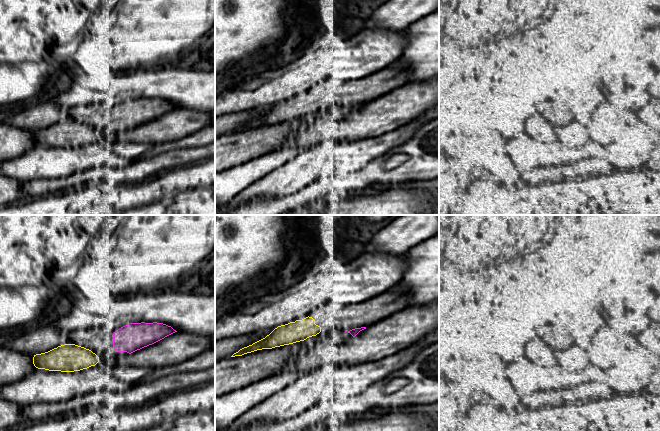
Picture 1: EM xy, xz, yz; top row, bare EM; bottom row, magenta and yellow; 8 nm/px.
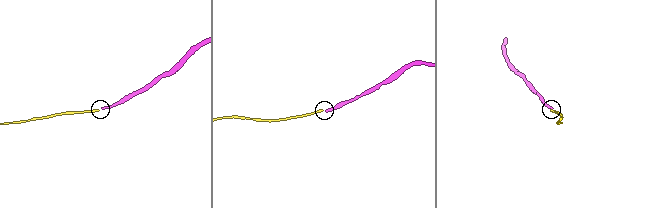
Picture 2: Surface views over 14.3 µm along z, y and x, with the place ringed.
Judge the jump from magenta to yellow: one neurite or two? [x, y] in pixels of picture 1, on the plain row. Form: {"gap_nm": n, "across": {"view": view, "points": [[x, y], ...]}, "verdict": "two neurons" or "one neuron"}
{"gap_nm": 150, "across": {"view": "xy", "points": [[114, 124], [98, 133]]}, "verdict": "two neurons"}

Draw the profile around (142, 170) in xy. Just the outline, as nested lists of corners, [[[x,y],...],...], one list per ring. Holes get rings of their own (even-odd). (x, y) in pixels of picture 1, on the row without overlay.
[[[215,142],[193,148],[177,149],[139,160],[121,170],[119,181],[125,184],[140,183],[164,171],[191,165],[215,157]]]

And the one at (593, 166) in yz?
[[[606,157],[582,159],[576,166],[576,172],[580,175],[600,175],[613,169]]]

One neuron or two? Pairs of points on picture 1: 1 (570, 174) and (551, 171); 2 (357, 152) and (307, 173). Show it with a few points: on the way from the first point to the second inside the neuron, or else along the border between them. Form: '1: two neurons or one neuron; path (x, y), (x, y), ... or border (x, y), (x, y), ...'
1: one neuron; path (565, 174), (556, 172)
2: one neuron; path (345, 152), (325, 155), (319, 161)

